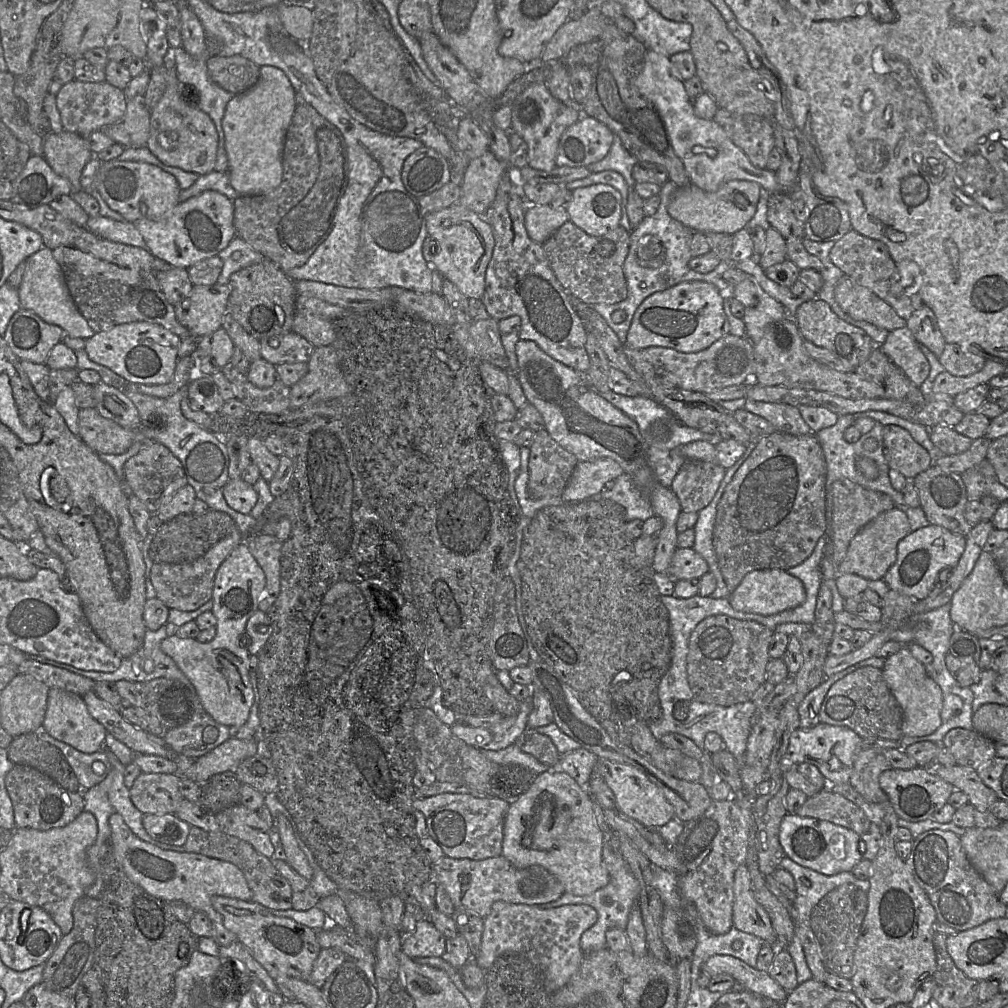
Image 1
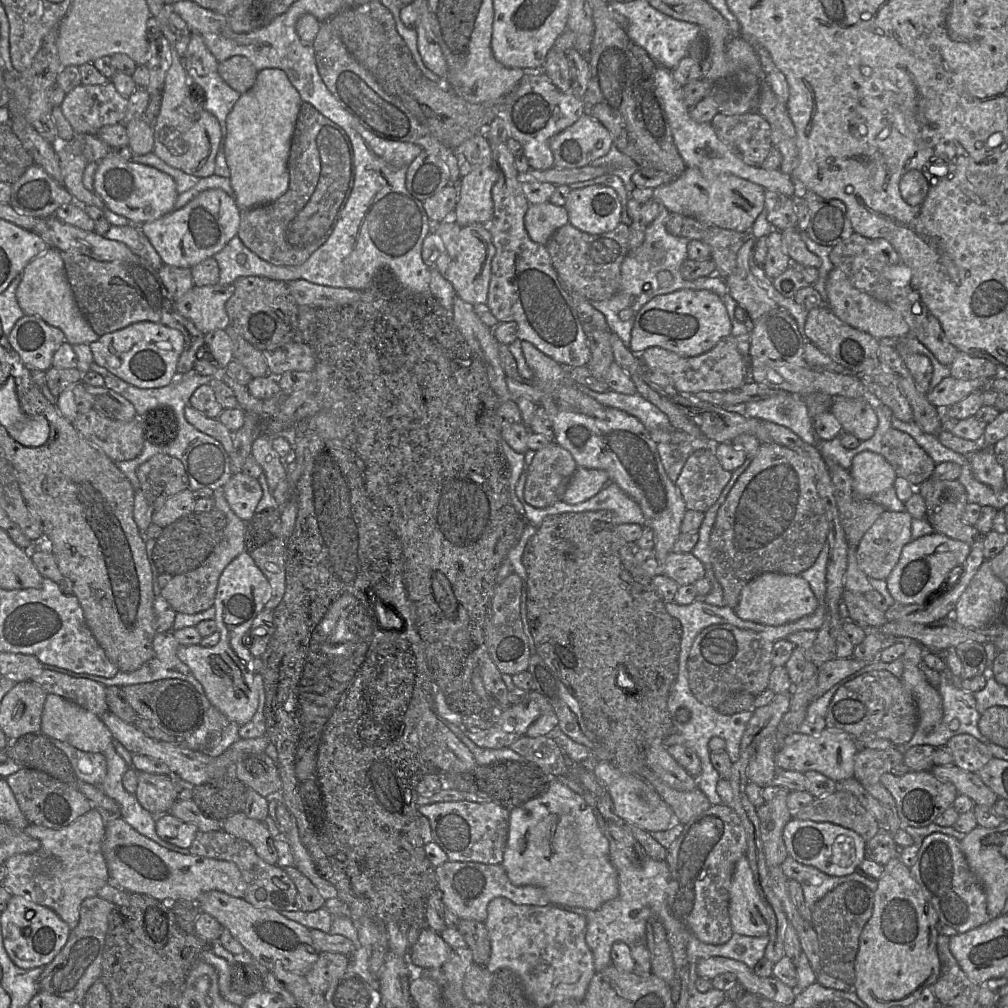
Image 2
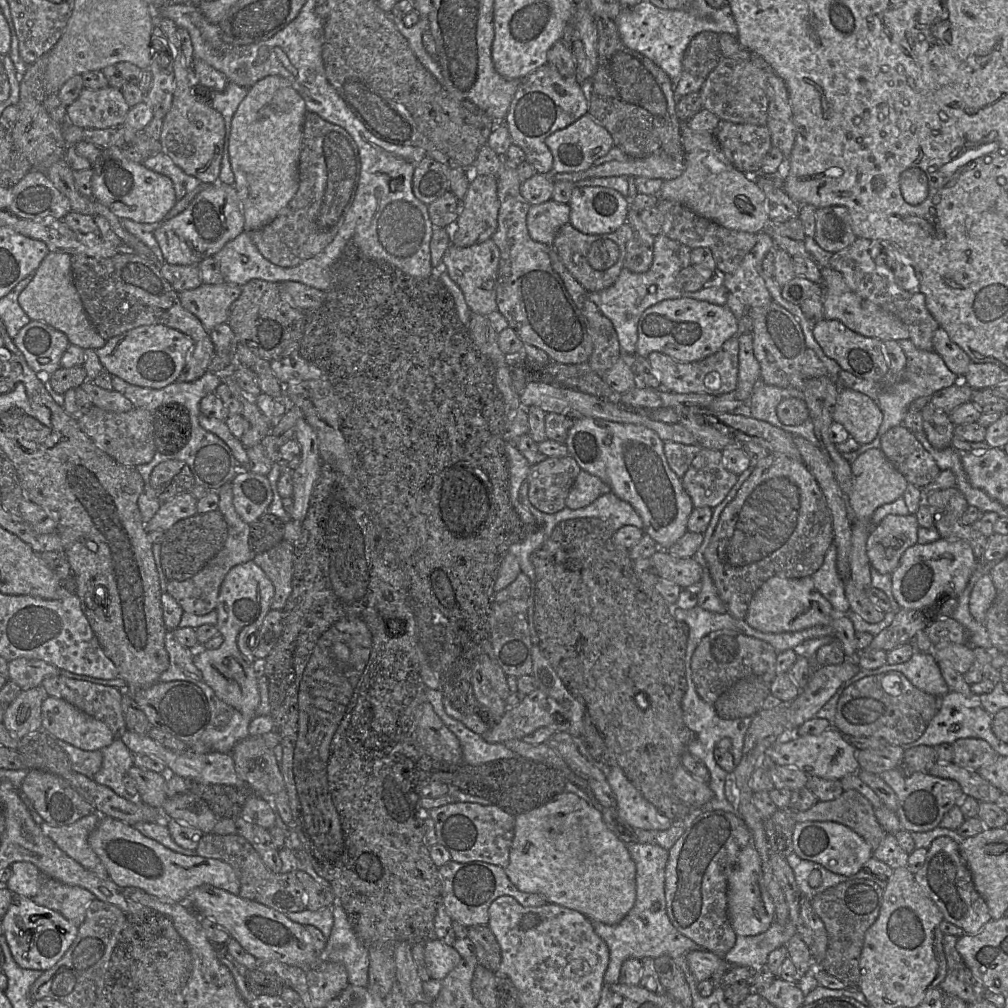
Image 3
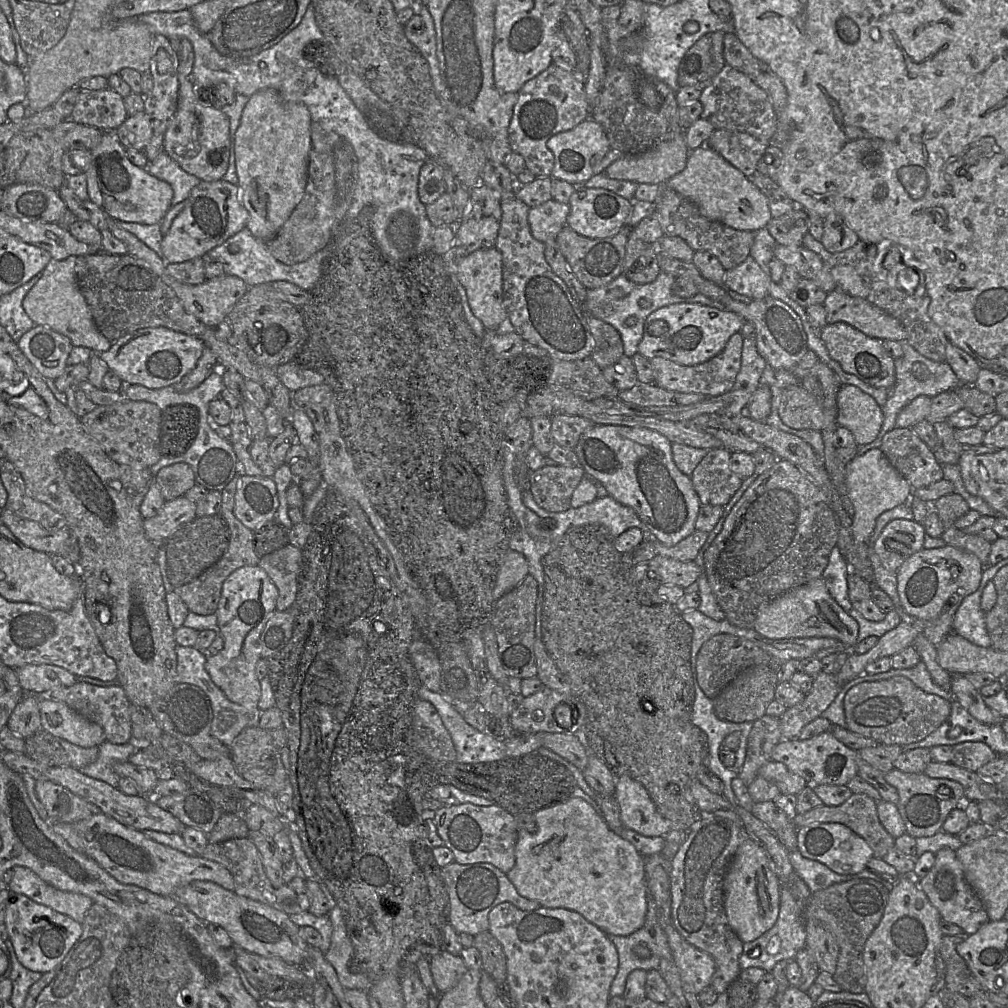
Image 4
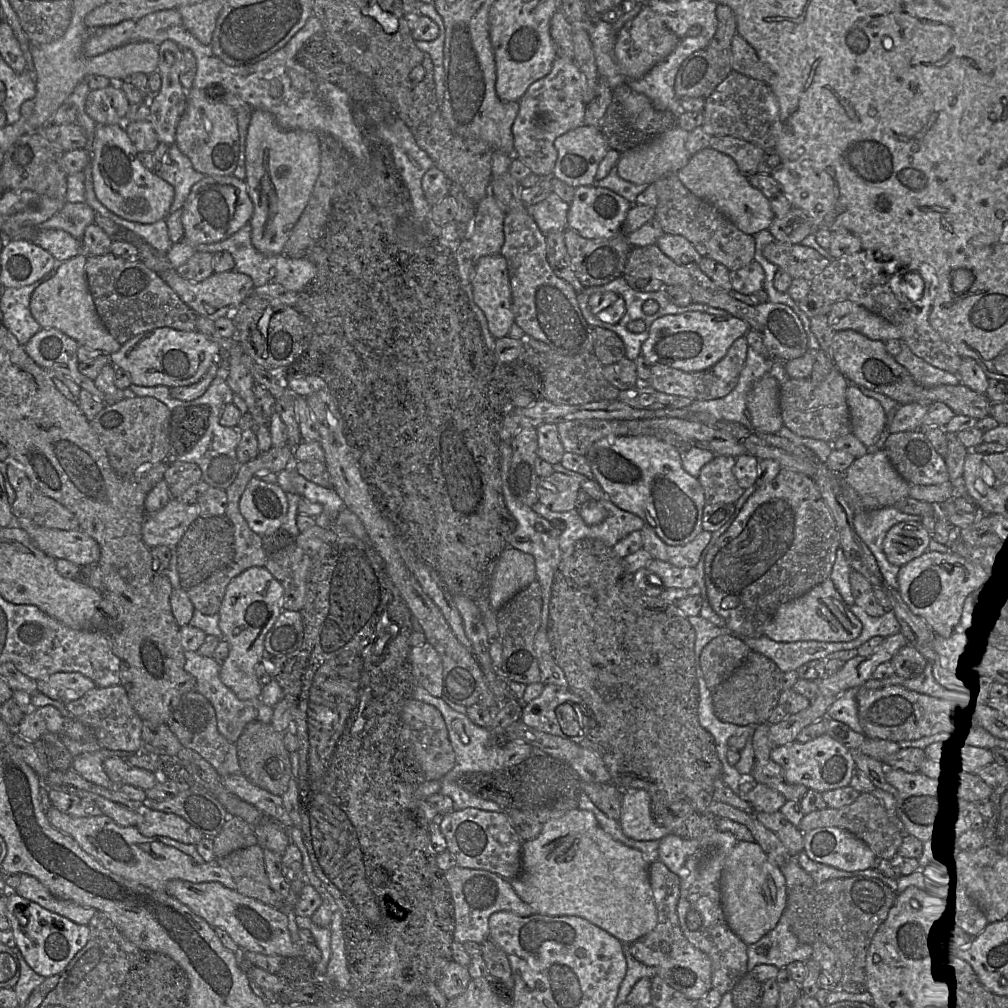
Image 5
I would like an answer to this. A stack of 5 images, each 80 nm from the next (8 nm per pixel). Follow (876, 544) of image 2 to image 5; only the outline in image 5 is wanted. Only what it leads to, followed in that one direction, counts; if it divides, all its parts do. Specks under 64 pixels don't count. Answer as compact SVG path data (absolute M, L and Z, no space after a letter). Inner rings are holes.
M900 522L887 532L883 551L892 565L901 567L929 551L930 540L931 536L921 523Z

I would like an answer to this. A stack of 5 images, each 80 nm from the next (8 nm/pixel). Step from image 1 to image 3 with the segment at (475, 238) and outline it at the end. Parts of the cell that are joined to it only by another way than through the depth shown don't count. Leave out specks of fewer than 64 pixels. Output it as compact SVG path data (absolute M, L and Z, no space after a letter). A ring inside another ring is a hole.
M492 239L469 247L450 244L442 258L442 267L449 277L460 287L473 313L483 316L498 311L497 277L500 251Z

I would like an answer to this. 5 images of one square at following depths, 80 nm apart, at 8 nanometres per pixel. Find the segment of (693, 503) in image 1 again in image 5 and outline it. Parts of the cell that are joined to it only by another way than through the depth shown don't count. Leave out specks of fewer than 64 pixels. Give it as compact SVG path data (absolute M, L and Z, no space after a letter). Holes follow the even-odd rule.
M716 455L705 464L697 479L704 490L705 502L710 504L735 504L744 489L733 474L735 457Z

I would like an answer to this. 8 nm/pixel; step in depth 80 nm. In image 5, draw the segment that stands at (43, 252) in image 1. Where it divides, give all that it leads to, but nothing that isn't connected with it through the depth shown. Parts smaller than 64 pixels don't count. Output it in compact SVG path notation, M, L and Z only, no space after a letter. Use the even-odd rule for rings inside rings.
M87 254L77 255L67 261L58 262L32 293L30 311L43 329L57 329L74 339L79 346L113 354L121 348L101 322L91 296L85 271Z

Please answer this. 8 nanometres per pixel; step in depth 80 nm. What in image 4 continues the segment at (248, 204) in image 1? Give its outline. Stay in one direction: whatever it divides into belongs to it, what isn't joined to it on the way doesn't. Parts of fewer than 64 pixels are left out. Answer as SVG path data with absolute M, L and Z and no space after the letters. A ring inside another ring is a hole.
M311 122L311 148L304 195L278 233L268 242L272 256L285 265L306 261L333 240L349 210L357 184L358 163L351 144Z

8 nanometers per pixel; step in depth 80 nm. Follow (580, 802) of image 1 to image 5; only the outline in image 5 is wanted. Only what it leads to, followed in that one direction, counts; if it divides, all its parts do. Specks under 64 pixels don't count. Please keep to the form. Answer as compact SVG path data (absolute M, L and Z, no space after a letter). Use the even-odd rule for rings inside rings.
M576 808L548 820L535 839L522 843L521 870L510 883L517 895L536 913L578 916L602 928L623 944L631 944L651 932L657 924L649 865L641 851L614 840L606 833L592 812Z

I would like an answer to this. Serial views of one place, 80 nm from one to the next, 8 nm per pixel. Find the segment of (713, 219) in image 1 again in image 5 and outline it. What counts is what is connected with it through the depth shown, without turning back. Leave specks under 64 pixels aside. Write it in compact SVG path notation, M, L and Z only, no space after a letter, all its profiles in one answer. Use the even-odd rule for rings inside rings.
M705 148L694 155L691 155L687 165L677 172L678 178L683 185L697 197L715 206L724 216L726 216L740 231L754 235L761 230L769 228L775 214L771 208L769 200L757 188L753 187L748 178L739 171L736 162L728 155Z

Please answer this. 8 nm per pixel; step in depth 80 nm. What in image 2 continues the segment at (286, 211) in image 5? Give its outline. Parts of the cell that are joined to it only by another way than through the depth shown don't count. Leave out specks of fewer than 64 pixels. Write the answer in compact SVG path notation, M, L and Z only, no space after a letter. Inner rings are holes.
M263 69L253 87L242 94L229 113L225 157L240 210L270 203L289 186L288 157L302 99L280 69Z

